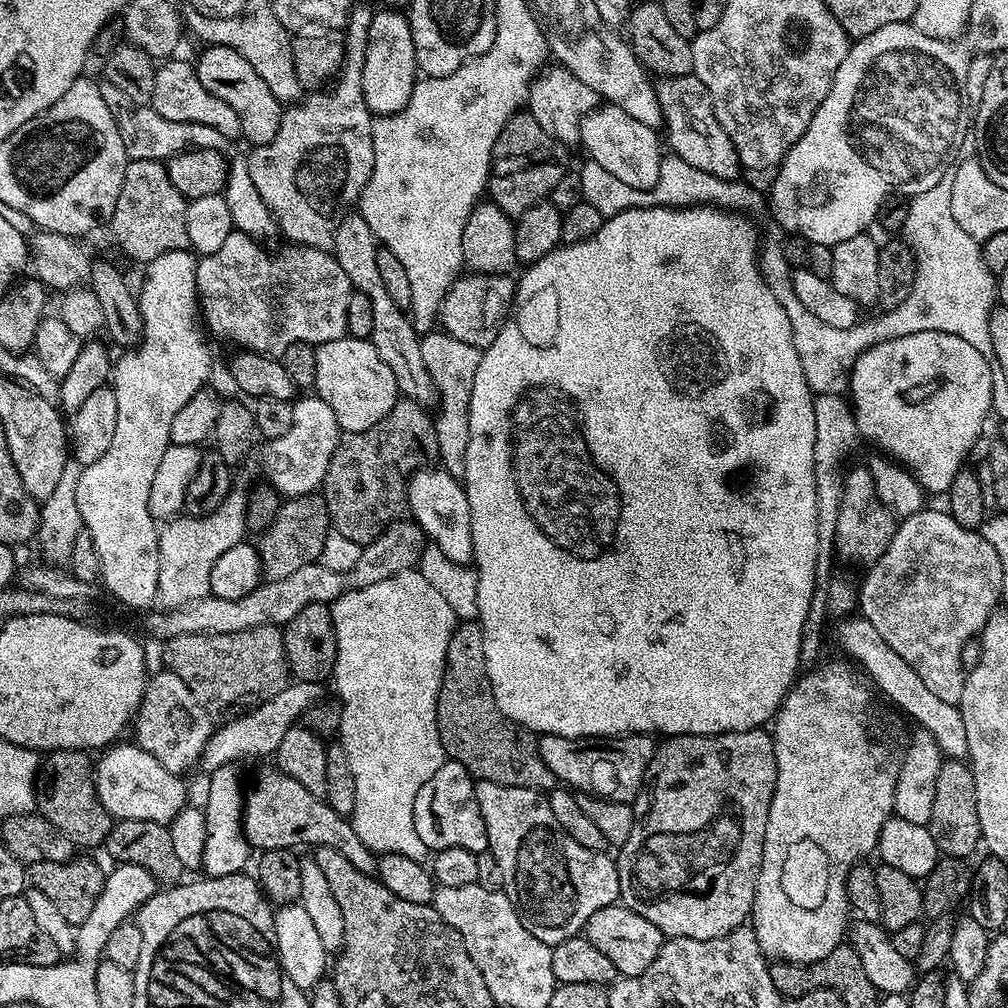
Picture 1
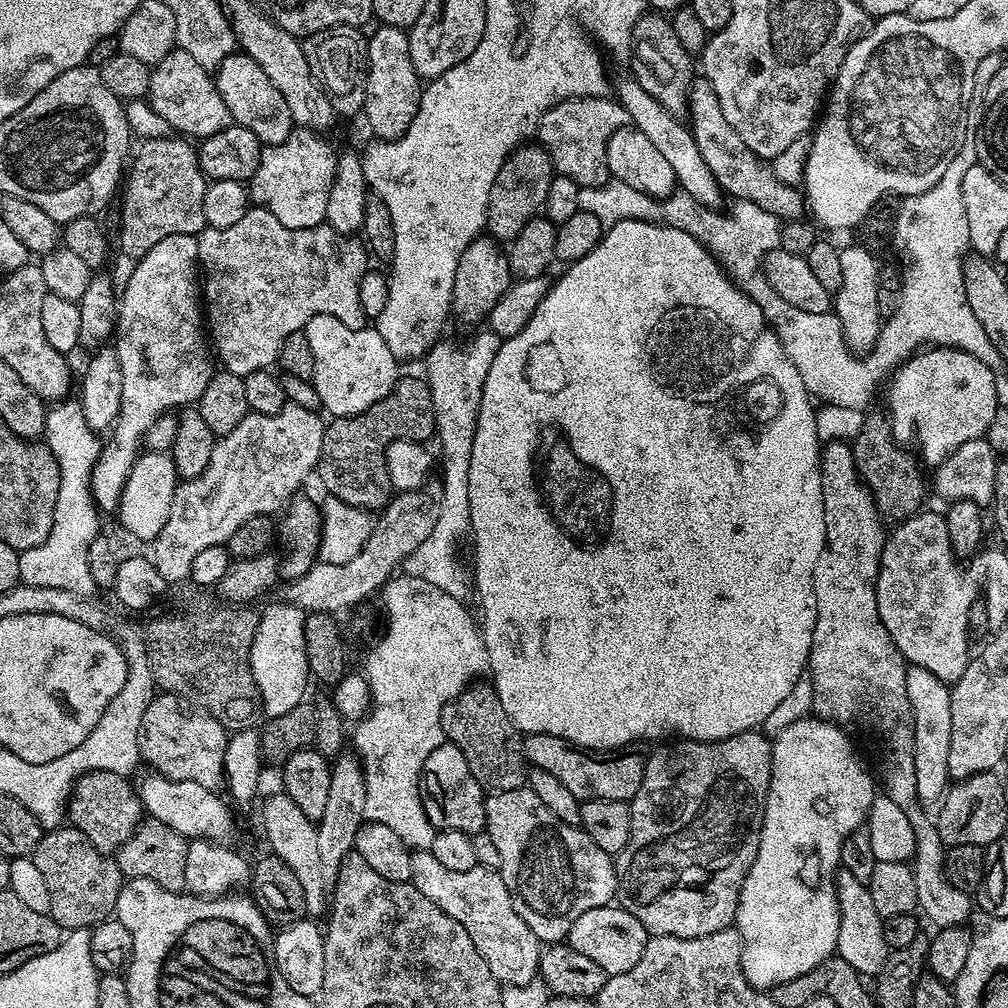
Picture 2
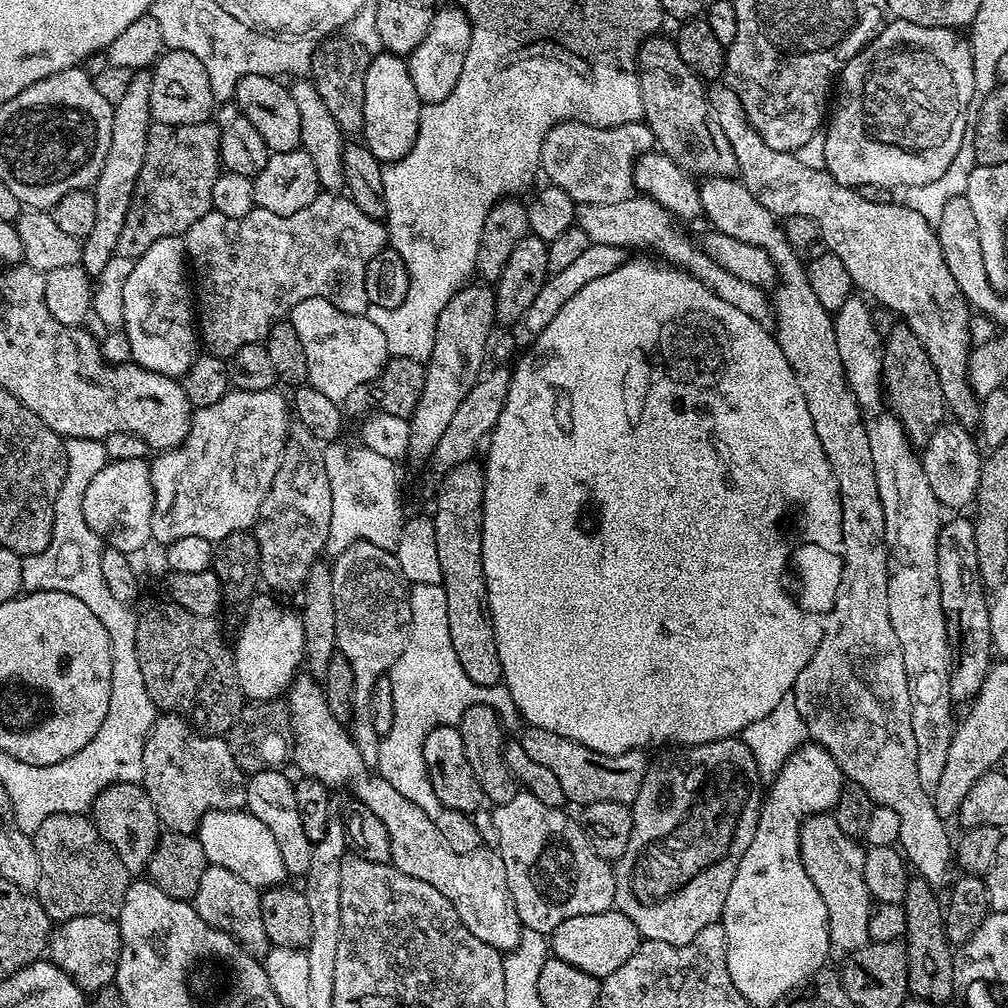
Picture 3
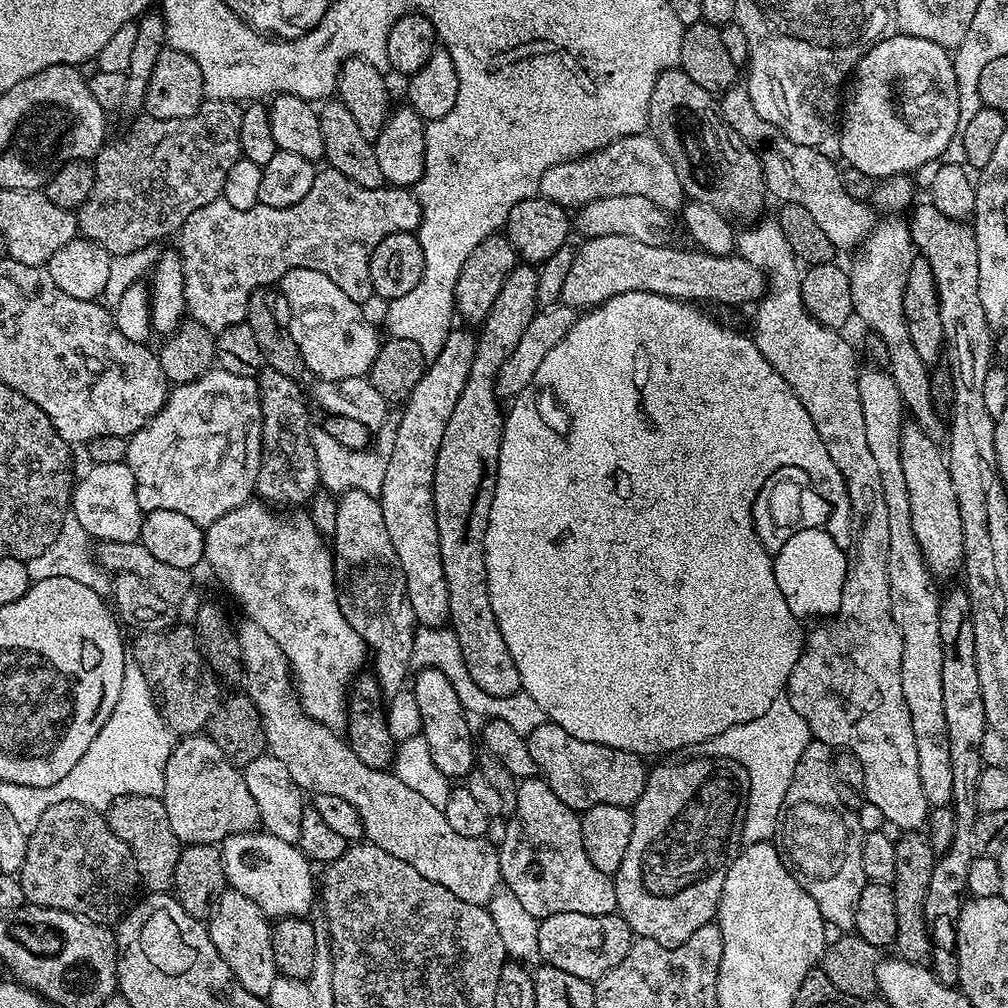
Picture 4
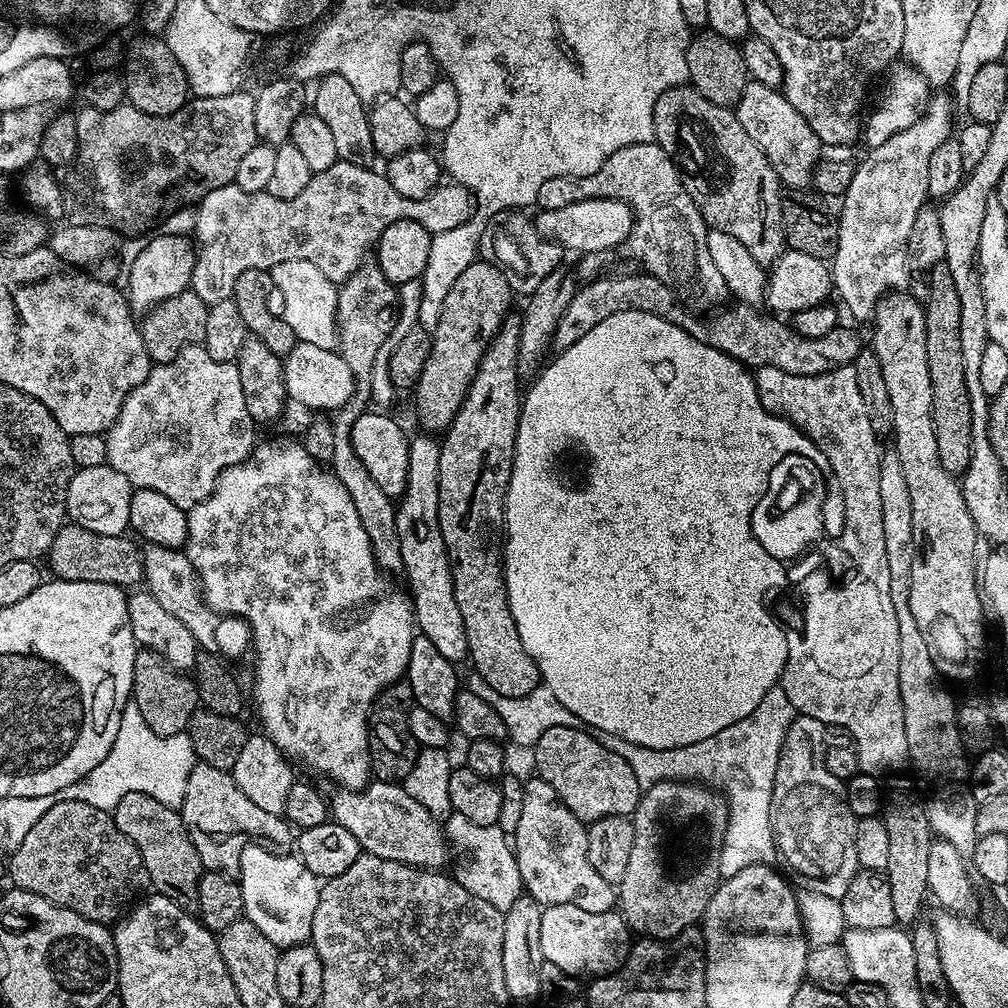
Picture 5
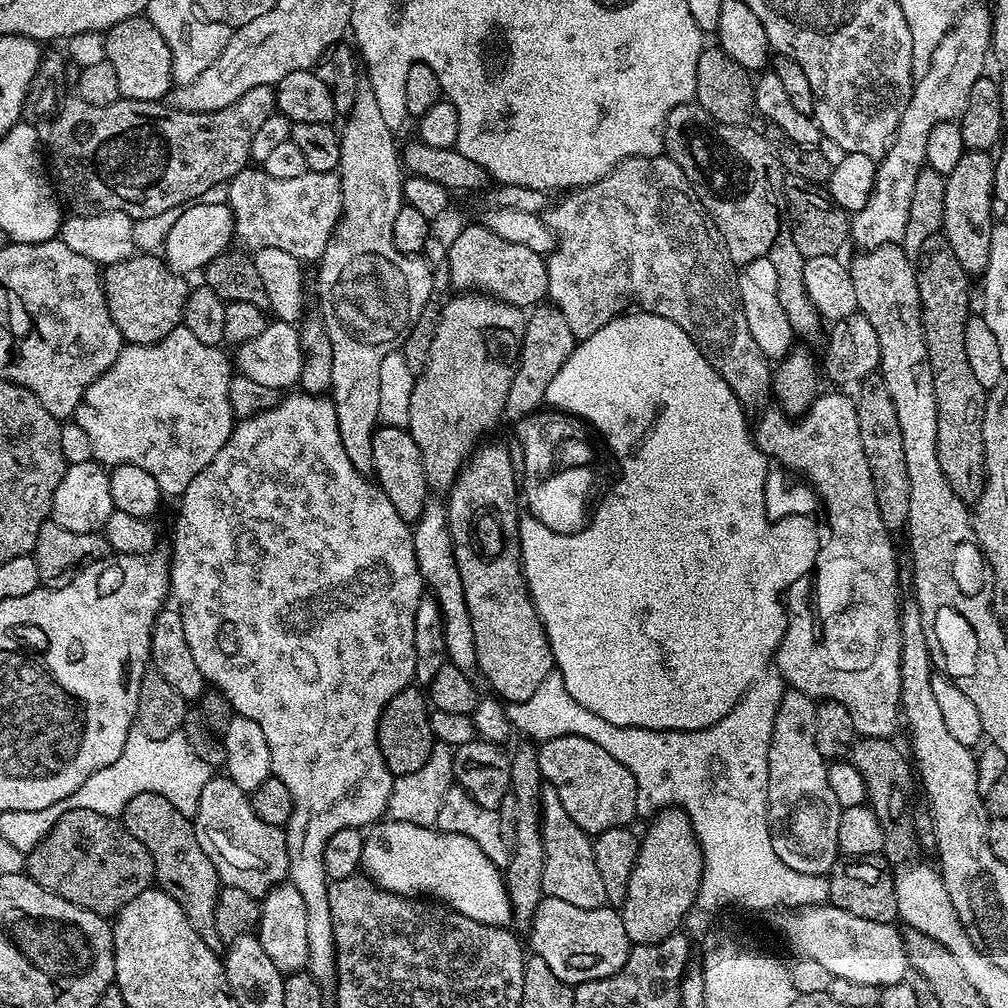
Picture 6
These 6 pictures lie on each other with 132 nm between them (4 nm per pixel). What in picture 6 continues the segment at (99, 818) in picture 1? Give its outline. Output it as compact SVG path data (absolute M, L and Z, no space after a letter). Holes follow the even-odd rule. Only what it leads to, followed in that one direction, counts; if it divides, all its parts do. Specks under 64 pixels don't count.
M134 794L130 802L126 802L122 823L146 850L150 850L150 858L154 862L155 883L164 889L178 906L182 906L182 914L186 914L186 922L194 926L194 934L210 946L217 954L223 953L226 942L218 934L218 922L214 922L214 910L218 906L218 894L222 881L218 870L214 870L214 862L206 858L206 850L198 846L198 838L192 829L189 817L183 816L162 794Z

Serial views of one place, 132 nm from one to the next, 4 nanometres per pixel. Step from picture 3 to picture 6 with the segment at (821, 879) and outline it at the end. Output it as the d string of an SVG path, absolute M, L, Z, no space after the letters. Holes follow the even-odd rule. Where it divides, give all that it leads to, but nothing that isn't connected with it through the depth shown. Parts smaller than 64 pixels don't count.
M785 691L768 755L768 833L774 854L798 870L798 874L827 876L838 863L838 818L841 814L838 798L830 791L828 764L816 745L816 706L812 697Z

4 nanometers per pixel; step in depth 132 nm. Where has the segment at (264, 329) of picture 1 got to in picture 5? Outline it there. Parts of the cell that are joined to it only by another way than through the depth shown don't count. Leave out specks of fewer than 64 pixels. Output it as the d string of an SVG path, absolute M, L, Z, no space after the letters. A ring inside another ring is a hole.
M337 160L330 170L317 172L306 182L306 190L298 194L298 198L283 200L274 198L268 192L247 192L237 186L236 183L218 186L218 190L210 190L195 205L196 211L196 236L194 235L194 247L196 261L192 271L192 283L190 291L198 294L202 302L217 304L223 300L232 299L234 282L242 270L271 270L278 266L278 262L314 262L330 278L333 284L339 286L365 263L364 256L373 251L374 245L379 240L382 230L394 222L409 220L418 222L418 226L426 226L430 233L454 230L454 226L462 226L473 219L472 204L474 208L474 196L467 188L455 182L441 183L426 198L402 198L394 186L390 186L387 175L372 172L371 167L363 168L354 166L354 162Z

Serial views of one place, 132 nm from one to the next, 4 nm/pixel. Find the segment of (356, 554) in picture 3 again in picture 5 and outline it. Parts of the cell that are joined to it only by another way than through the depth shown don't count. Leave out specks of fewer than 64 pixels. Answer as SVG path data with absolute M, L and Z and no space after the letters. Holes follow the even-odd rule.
M365 262L361 264L358 270L354 270L354 274L350 274L350 278L339 285L336 294L336 334L338 337L338 351L340 357L346 362L346 366L350 368L350 374L356 380L356 391L351 400L342 408L337 408L331 417L334 432L334 456L330 463L330 470L338 478L338 482L345 487L346 494L350 496L350 502L354 502L354 510L358 510L358 518L362 520L362 526L366 530L366 534L370 538L370 546L372 552L376 555L376 562L380 565L385 573L391 574L392 571L403 569L404 563L400 557L400 543L398 542L398 534L396 533L396 504L393 497L382 494L378 482L374 482L374 478L370 478L366 466L362 466L362 462L358 459L358 454L354 454L354 446L350 442L350 430L354 426L354 422L366 411L366 405L370 400L370 374L374 366L374 358L378 354L378 346L382 346L382 342L386 342L388 336L393 335L392 329L392 312L388 308L392 308L396 304L397 289L382 274L380 265L375 262Z

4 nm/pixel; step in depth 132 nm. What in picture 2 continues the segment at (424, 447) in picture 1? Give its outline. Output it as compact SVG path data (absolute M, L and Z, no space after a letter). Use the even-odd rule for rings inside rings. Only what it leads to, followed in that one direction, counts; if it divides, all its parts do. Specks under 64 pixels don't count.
M401 375L395 386L370 410L366 410L357 416L338 416L329 419L324 426L322 434L322 450L320 451L320 460L316 463L316 472L320 480L324 483L324 492L333 496L334 499L340 499L348 503L350 507L358 507L365 510L383 509L384 505L392 499L394 489L390 482L390 474L386 470L384 455L386 450L395 440L418 440L428 442L433 439L436 432L434 402L431 401L431 388L426 379L416 376Z

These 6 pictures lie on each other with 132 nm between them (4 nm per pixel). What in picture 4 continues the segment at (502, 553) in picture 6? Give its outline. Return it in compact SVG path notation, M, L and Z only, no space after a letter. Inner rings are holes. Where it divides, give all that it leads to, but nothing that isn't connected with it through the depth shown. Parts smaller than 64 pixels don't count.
M527 262L517 263L510 274L506 274L506 282L502 282L502 290L498 290L498 298L494 298L494 306L490 306L490 314L486 314L484 323L479 325L470 378L466 382L466 390L462 390L462 398L458 398L458 403L454 406L454 414L450 414L450 422L446 422L446 434L442 434L442 446L438 450L434 466L432 493L438 522L438 542L442 550L442 570L446 570L446 582L450 590L450 627L456 633L458 646L462 646L462 658L466 662L466 670L470 670L470 678L474 678L474 682L478 682L478 686L482 686L482 690L486 690L486 694L491 696L512 696L521 691L518 666L514 666L514 658L510 658L506 638L502 638L502 630L498 630L498 618L494 618L494 610L490 606L484 557L484 539L490 522L498 454L504 433L505 413L502 408L500 412L502 400L496 394L496 379L506 358L514 354L514 346L518 346L522 330L526 330L526 326L530 326L530 322L536 317L537 298L537 269Z

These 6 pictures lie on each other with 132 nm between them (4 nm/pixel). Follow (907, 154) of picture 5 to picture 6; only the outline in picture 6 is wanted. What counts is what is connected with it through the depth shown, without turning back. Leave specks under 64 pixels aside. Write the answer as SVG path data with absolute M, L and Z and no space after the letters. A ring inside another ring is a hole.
M973 2L969 8L964 9L964 13L957 18L955 22L952 23L952 28L946 34L946 38L942 38L942 42L938 42L938 50L934 50L934 58L930 60L930 70L926 70L926 74L919 77L915 81L914 87L912 89L912 97L910 102L906 106L906 110L902 114L902 118L898 122L898 130L894 134L891 144L888 145L886 154L881 156L876 165L876 181L874 182L874 190L870 194L870 198L866 202L866 206L858 210L851 217L850 220L850 240L854 245L857 244L857 249L867 250L869 248L877 248L883 244L900 244L904 239L906 234L906 218L908 217L908 211L910 210L910 198L914 198L914 181L918 178L918 174L926 166L926 138L930 138L930 130L934 130L934 126L939 124L946 124L949 122L959 121L960 115L966 110L966 101L970 99L970 89L974 87L974 82L978 82L980 76L985 75L986 68L984 68L984 63L989 63L990 60L990 49L992 46L992 14L987 7L984 8L980 5L980 2Z

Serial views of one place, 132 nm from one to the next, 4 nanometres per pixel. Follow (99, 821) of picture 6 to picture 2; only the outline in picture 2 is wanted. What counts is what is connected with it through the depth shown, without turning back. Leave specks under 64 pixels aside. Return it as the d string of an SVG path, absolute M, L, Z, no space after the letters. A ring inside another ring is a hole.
M71 826L45 831L30 859L38 866L50 894L48 915L61 929L88 930L115 913L120 887L126 878L109 853L94 850L86 834Z

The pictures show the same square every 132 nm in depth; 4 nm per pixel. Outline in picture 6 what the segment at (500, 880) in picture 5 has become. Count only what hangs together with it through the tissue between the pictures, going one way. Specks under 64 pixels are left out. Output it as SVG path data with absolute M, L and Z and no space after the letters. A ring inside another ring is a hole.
M429 763L422 766L422 770L414 770L414 774L395 777L392 781L392 793L388 799L387 815L391 819L410 822L414 826L431 828L434 825L440 832L464 834L477 842L482 852L496 865L506 864L510 852L503 846L500 838L500 820L497 811L477 806L463 787L454 784L451 771L432 772L433 770L433 765Z

